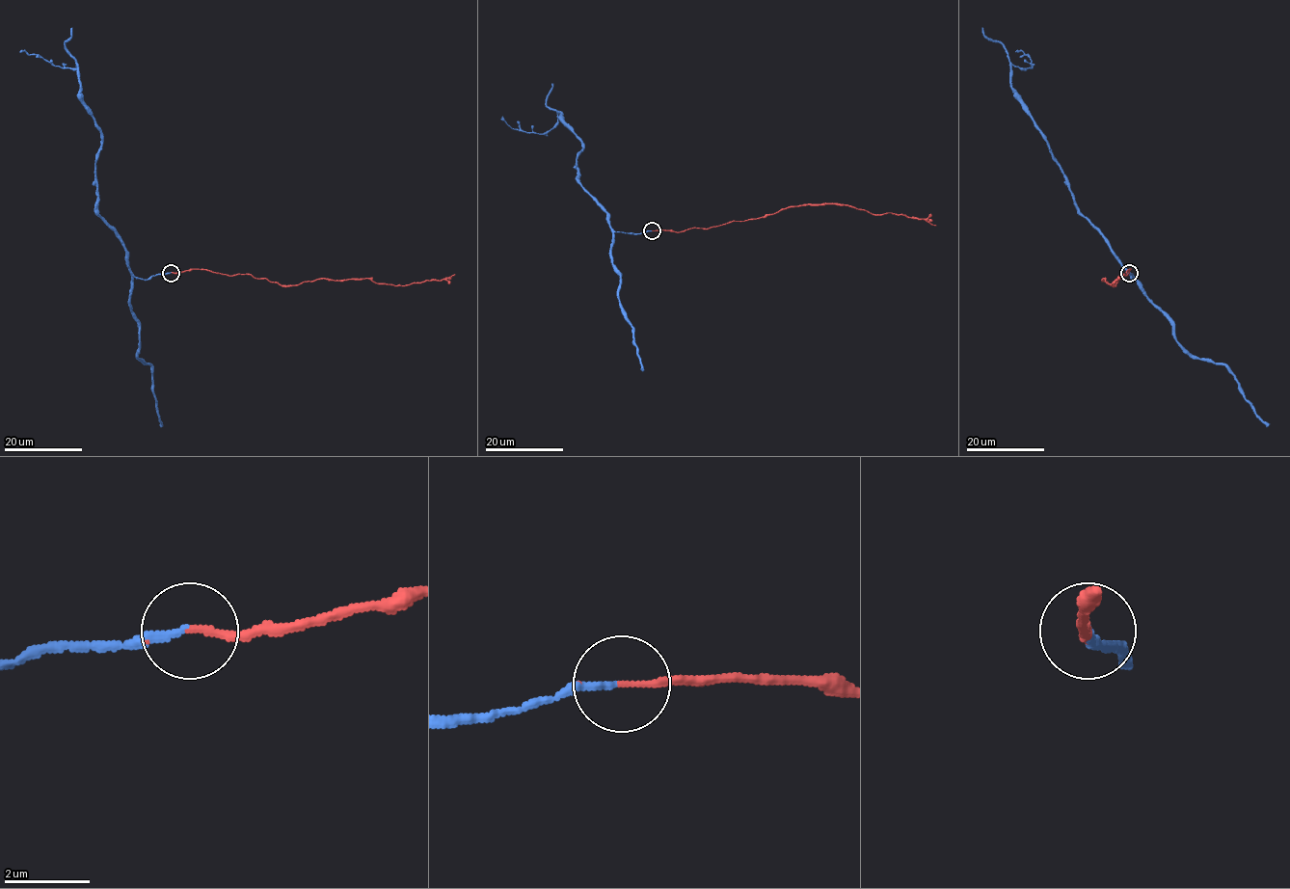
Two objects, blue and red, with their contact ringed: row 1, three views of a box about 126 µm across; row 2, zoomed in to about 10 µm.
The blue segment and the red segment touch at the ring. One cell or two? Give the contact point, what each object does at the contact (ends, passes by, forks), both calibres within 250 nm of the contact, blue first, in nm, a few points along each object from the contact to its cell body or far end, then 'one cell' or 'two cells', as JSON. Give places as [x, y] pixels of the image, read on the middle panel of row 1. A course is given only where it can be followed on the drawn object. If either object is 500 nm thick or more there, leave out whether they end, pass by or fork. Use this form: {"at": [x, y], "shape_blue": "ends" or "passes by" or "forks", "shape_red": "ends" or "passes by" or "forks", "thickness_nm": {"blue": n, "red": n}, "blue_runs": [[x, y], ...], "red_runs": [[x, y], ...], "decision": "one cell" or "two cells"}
{"at": [652, 230], "shape_blue": "ends", "shape_red": "ends", "thickness_nm": {"blue": 180, "red": 150}, "blue_runs": [[652, 230], [615, 231], [578, 181], [582, 143], [562, 114], [541, 133], [513, 129], [501, 117]], "red_runs": [[652, 230], [684, 231], [826, 203], [924, 218], [935, 225]], "decision": "one cell"}

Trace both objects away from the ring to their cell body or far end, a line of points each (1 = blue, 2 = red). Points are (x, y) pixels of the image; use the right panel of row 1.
1: (1129, 272), (1131, 279), (1080, 212), (1012, 87), (1011, 66), (1032, 67), (1015, 52)
2: (1129, 272), (1130, 269), (1126, 275), (1120, 274), (1114, 285), (1102, 279), (1112, 285), (1123, 274)

